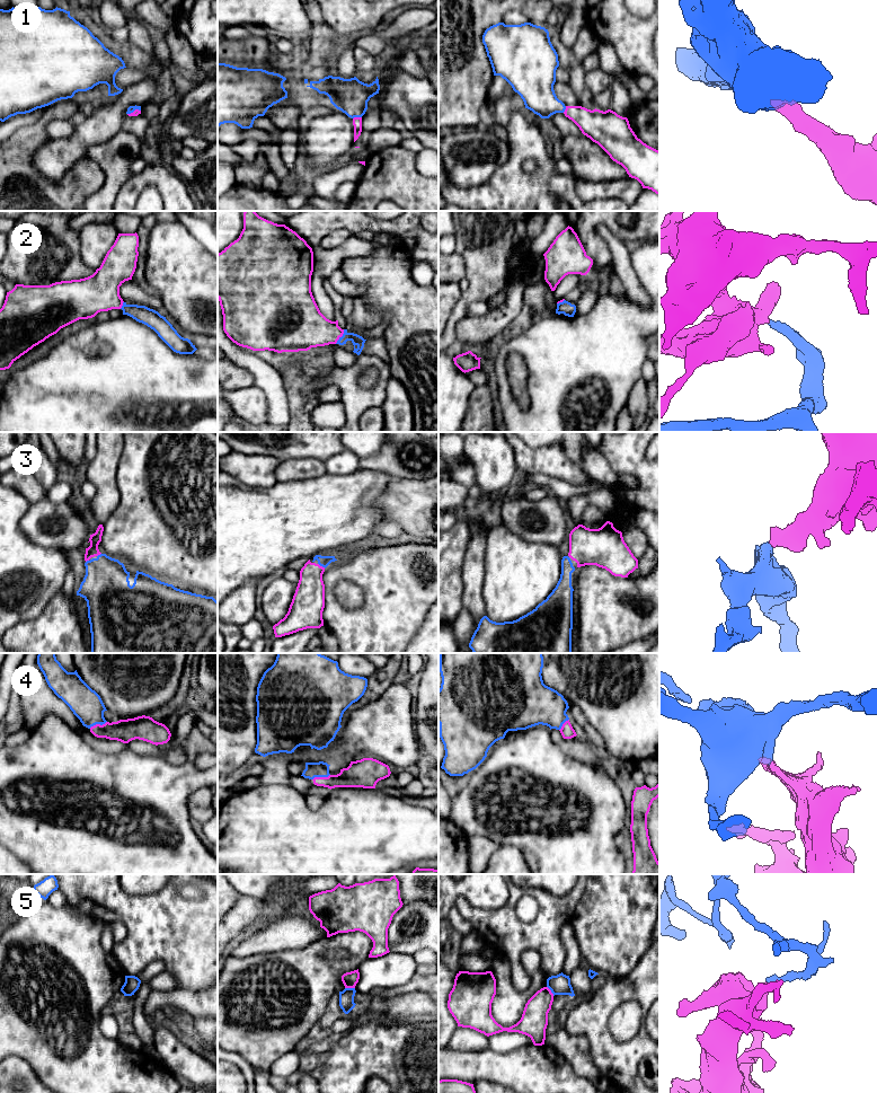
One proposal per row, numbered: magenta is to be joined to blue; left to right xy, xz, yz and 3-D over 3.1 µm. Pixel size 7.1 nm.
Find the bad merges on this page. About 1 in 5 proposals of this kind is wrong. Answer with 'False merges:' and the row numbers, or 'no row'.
False merges: 5

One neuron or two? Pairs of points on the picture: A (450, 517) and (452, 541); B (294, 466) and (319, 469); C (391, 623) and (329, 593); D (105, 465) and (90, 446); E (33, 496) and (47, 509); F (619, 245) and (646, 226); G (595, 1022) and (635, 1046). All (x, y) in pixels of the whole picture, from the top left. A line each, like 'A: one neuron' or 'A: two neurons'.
A: two neurons
B: one neuron
C: one neuron
D: two neurons
E: two neurons
F: two neurons
G: one neuron

